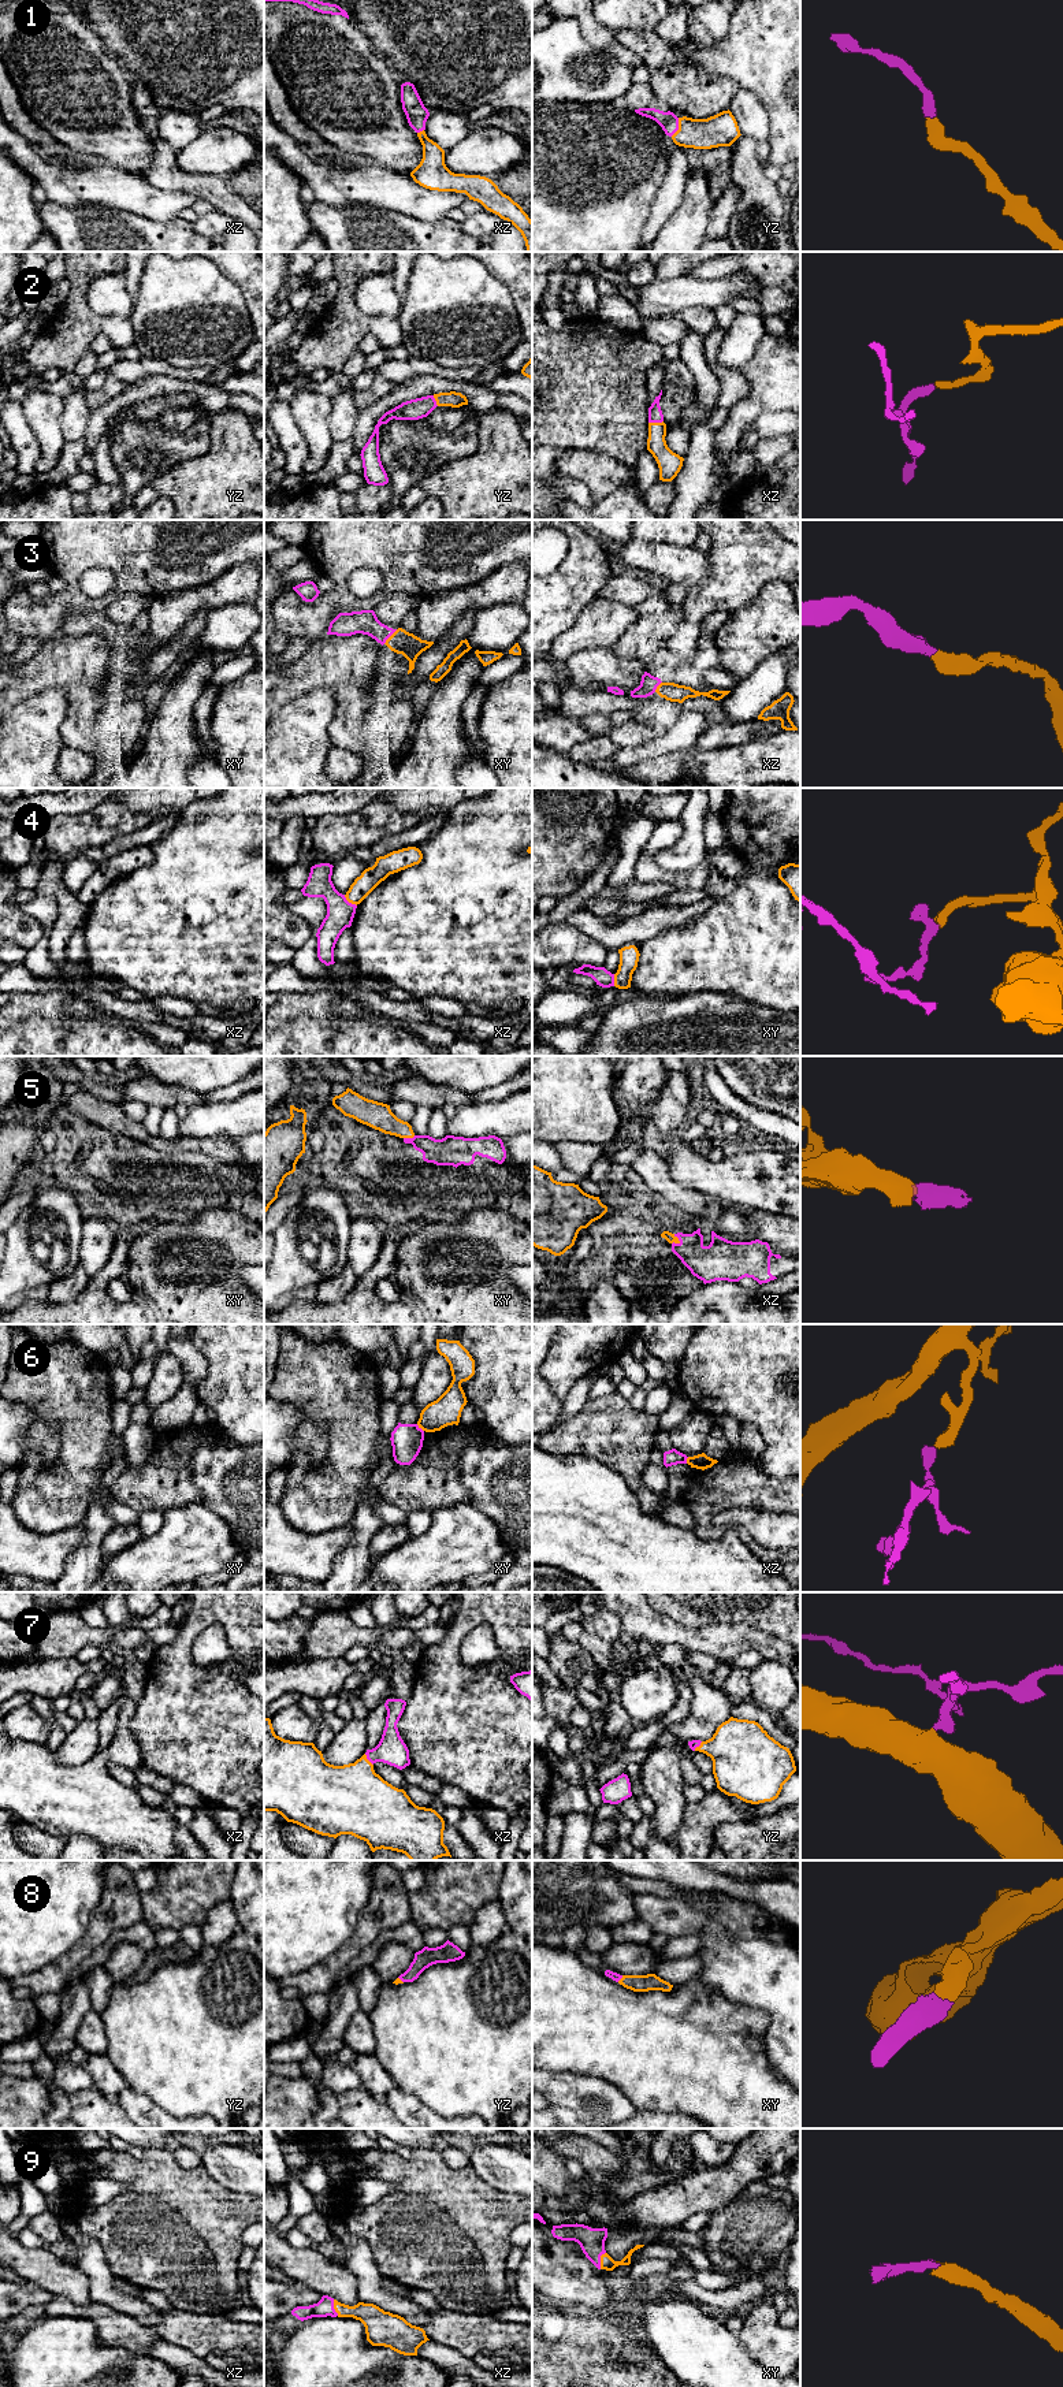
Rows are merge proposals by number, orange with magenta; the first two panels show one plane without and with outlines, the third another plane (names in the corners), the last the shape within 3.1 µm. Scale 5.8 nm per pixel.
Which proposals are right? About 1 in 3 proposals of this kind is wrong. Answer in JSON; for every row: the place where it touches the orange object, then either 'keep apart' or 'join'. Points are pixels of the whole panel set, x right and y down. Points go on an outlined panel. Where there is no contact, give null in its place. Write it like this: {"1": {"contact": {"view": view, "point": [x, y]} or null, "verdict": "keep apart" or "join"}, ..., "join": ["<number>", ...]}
{"1": {"contact": {"view": "yz", "point": [679, 127]}, "verdict": "join"}, "2": {"contact": {"view": "xz", "point": [655, 423]}, "verdict": "join"}, "3": {"contact": {"view": "xy", "point": [390, 636]}, "verdict": "join"}, "4": {"contact": {"view": "xz", "point": [349, 902]}, "verdict": "keep apart"}, "5": {"contact": {"view": "xz", "point": [677, 1240]}, "verdict": "join"}, "6": {"contact": {"view": "xy", "point": [420, 1427]}, "verdict": "keep apart"}, "7": {"contact": {"view": "xz", "point": [367, 1759]}, "verdict": "join"}, "8": {"contact": {"view": "xy", "point": [621, 1978]}, "verdict": "join"}, "9": {"contact": {"view": "xy", "point": [601, 2260]}, "verdict": "join"}, "join": ["1", "2", "3", "5", "7", "8", "9"]}

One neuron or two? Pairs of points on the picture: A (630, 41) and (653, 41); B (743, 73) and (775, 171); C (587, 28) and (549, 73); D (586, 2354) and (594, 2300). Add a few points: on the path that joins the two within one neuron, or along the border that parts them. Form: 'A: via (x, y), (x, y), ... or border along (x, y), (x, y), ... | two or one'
A: via (635, 41), (647, 43) | one
B: border along (769, 162), (779, 167) | two
C: border along (554, 17), (572, 17), (580, 33), (608, 52) | two
D: border along (588, 2312), (609, 2319), (616, 2319), (623, 2313) | two

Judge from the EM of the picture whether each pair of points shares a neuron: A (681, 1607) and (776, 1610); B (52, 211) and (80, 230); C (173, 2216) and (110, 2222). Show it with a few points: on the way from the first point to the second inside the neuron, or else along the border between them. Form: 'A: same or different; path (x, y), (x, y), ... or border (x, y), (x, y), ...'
A: same; path (705, 1607), (744, 1607), (753, 1612)
B: same; path (59, 218), (73, 227)
C: same; path (158, 2222), (125, 2222)

